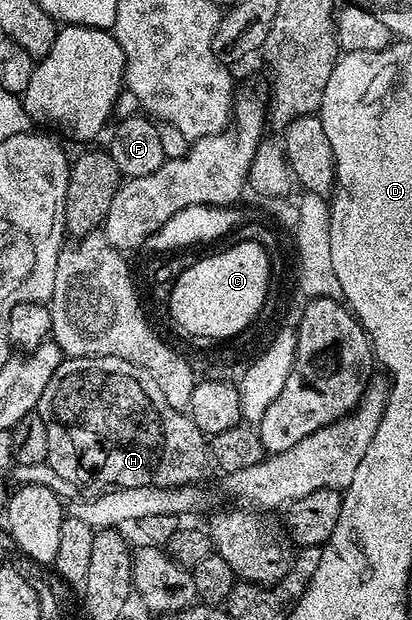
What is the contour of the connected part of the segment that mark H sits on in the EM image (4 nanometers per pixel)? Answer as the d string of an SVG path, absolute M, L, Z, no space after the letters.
M116 356L64 358L57 370L53 370L53 378L49 378L49 386L45 386L41 394L37 411L41 422L45 422L45 434L49 434L46 464L75 485L178 488L198 485L198 480L207 472L208 437L191 421L186 411L165 402L165 394L161 394L161 386L157 386L157 378L153 378L147 368L133 362L125 362Z

